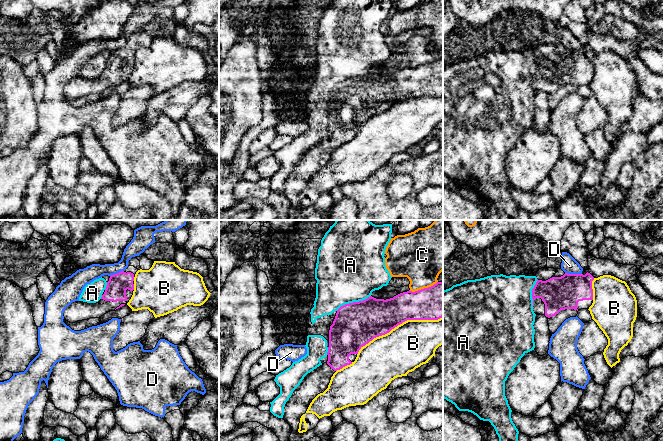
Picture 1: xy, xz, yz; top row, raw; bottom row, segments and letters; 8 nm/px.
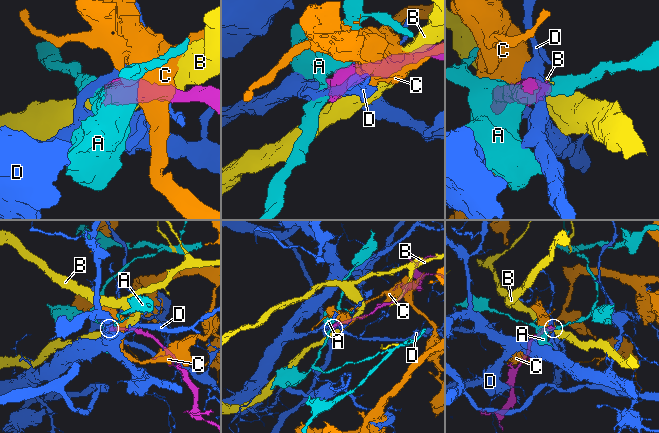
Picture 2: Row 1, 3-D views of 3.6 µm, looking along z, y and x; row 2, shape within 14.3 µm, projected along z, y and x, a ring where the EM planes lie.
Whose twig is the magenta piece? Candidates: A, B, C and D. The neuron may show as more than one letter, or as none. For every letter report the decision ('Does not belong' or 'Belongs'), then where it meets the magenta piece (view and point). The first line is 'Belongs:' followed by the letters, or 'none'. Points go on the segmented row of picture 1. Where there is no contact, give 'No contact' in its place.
Belongs: none
A: Does not belong. Touches magenta at xz (353, 302)
B: Does not belong. Touches magenta at xz (398, 324)
C: Does not belong. Touches magenta at xz (424, 288)
D: Does not belong. Touches magenta at yz (573, 274)

